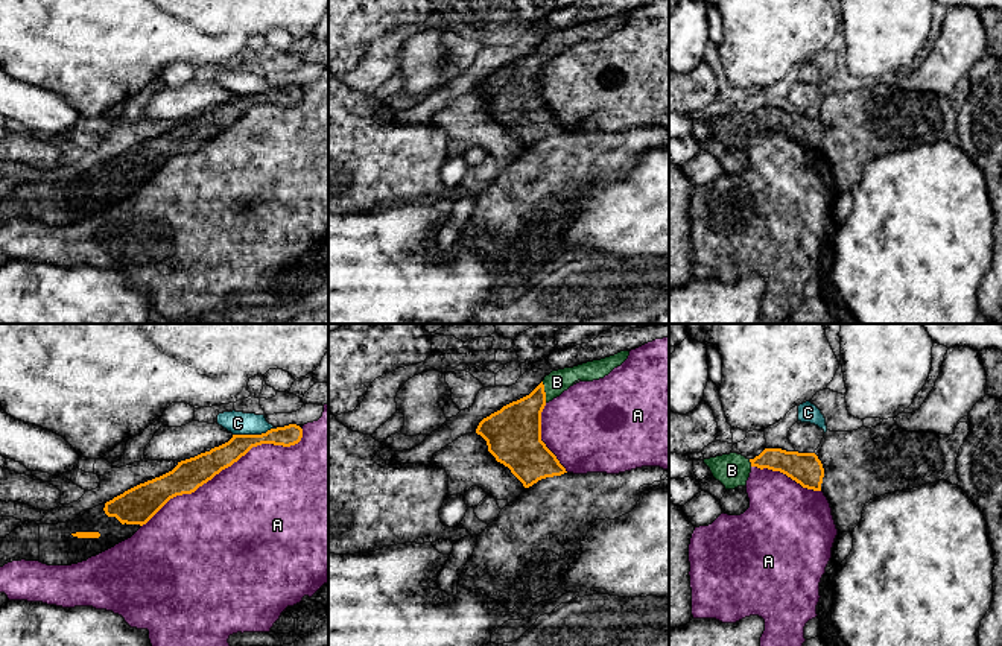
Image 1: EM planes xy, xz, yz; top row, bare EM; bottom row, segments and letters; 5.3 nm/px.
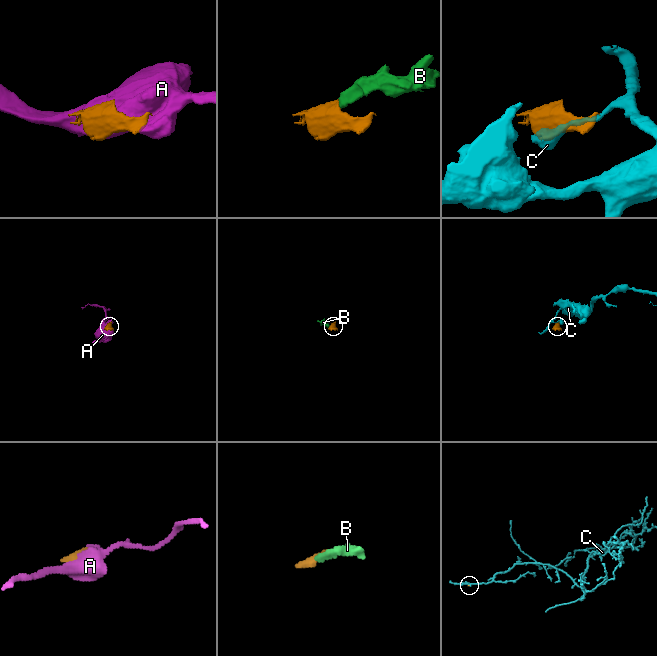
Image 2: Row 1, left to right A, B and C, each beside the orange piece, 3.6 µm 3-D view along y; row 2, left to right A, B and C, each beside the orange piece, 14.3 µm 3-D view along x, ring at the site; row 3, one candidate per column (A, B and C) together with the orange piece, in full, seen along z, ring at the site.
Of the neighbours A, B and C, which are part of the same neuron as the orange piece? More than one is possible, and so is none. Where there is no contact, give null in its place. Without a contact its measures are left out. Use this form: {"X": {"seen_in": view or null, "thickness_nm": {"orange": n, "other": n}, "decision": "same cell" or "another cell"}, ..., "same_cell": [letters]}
{"A": {"seen_in": "xy", "thickness_nm": {"orange": 170, "other": 480}, "decision": "another cell"}, "B": {"seen_in": "xz", "thickness_nm": {"orange": 280, "other": 120}, "decision": "same cell"}, "C": {"seen_in": "xy", "thickness_nm": {"orange": 130, "other": 120}, "decision": "another cell"}, "same_cell": ["B"]}

